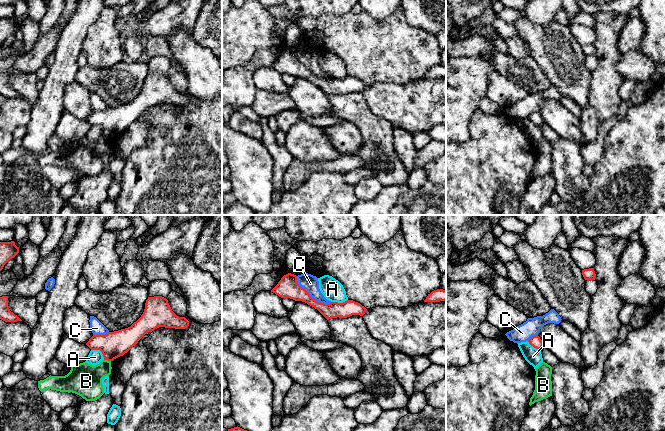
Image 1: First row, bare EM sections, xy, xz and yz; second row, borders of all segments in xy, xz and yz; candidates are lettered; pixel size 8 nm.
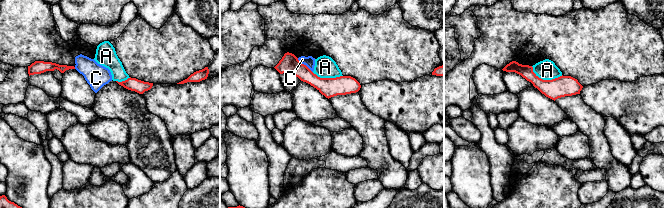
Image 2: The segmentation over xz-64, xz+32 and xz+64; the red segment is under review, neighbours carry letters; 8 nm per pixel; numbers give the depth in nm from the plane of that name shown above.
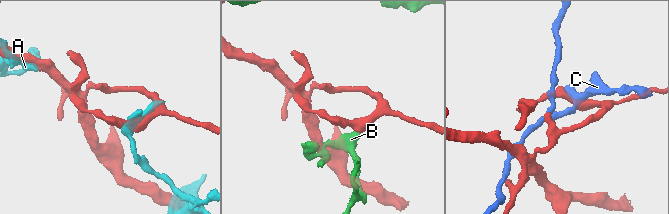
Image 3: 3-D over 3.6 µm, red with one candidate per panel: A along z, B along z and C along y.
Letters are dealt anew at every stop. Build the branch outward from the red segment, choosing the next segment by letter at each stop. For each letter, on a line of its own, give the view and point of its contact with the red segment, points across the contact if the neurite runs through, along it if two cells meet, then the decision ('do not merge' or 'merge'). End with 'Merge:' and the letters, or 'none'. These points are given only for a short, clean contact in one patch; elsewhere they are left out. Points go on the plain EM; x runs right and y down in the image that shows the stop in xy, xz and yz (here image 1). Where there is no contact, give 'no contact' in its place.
A: contact xy (100, 126); do not merge
B: contact xy (107, 135); border xy (104, 135), (110, 137); do not merge
C: contact xz (310, 72); border xz (296, 52), (296, 57), (316, 76), (324, 79), (331, 78); do not merge
Merge: none

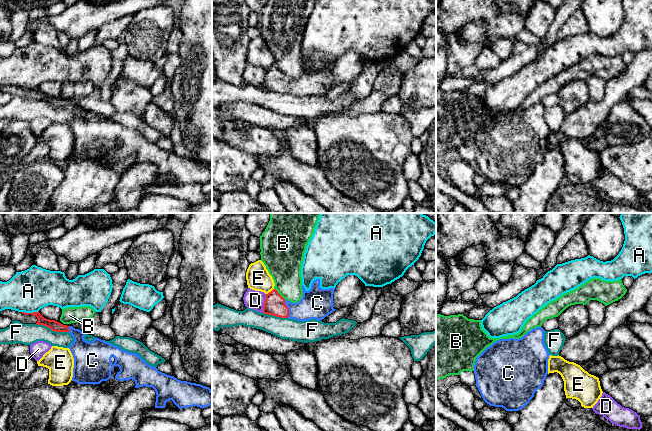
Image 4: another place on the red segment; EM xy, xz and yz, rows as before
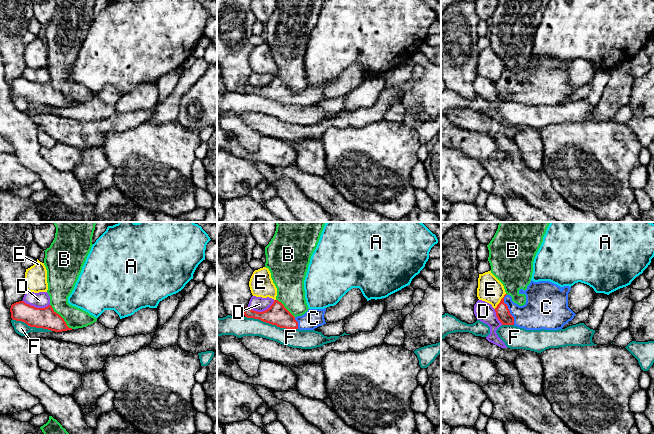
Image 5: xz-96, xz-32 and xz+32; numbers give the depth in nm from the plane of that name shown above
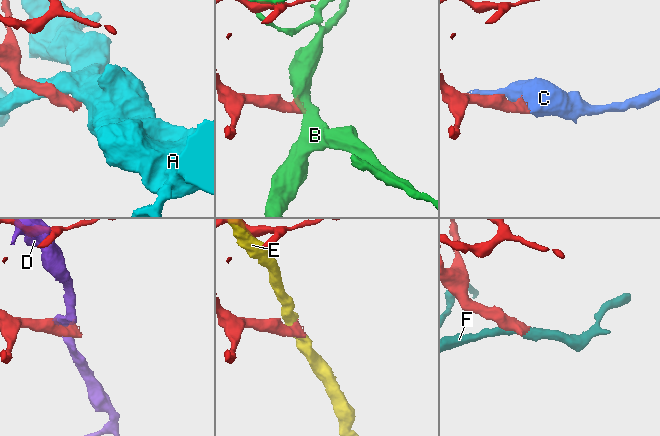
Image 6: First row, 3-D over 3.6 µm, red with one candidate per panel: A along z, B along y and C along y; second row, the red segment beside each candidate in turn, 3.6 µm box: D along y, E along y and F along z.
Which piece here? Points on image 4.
A: contact xy (29, 89); border xy (38, 86), (21, 88); do not merge
B: contact xz (279, 70); do not merge
C: contact xz (288, 84); way xz (274, 80), (282, 84), (288, 84), (308, 84), (317, 79); merge
D: contact xz (264, 79); do not merge
E: contact xz (269, 68); do not merge
F: contact xy (52, 106); border xy (36, 99), (45, 101), (55, 107), (68, 108); do not merge
Merge: C

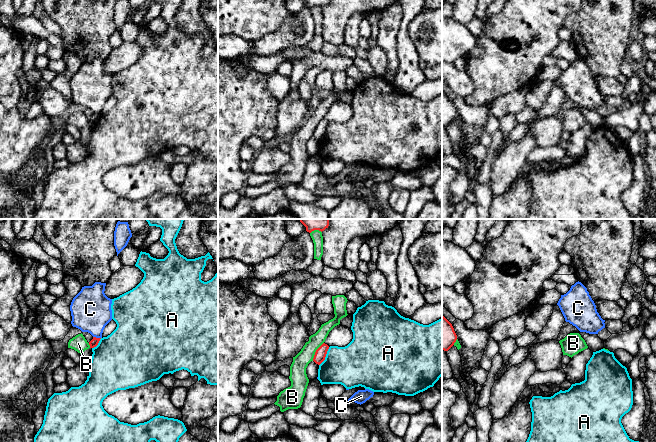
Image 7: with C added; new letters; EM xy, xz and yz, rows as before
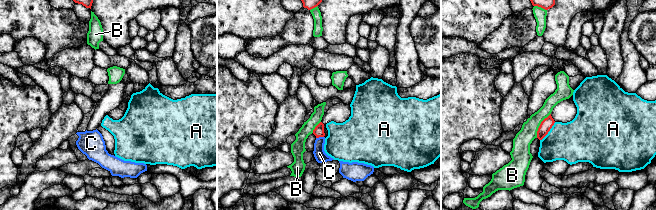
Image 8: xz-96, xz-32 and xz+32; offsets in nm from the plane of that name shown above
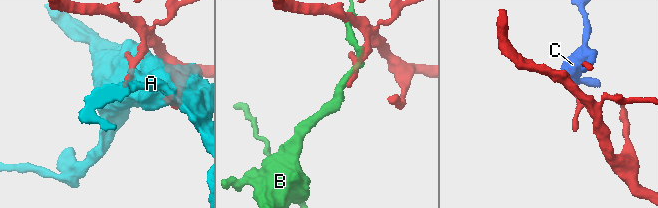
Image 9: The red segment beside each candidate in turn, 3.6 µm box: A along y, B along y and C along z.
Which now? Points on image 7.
A: contact xz (325, 132); do not merge
B: contact xz (316, 127); do not merge
C: contact xy (97, 114); border xy (93, 112), (100, 114); do not merge
Merge: none

